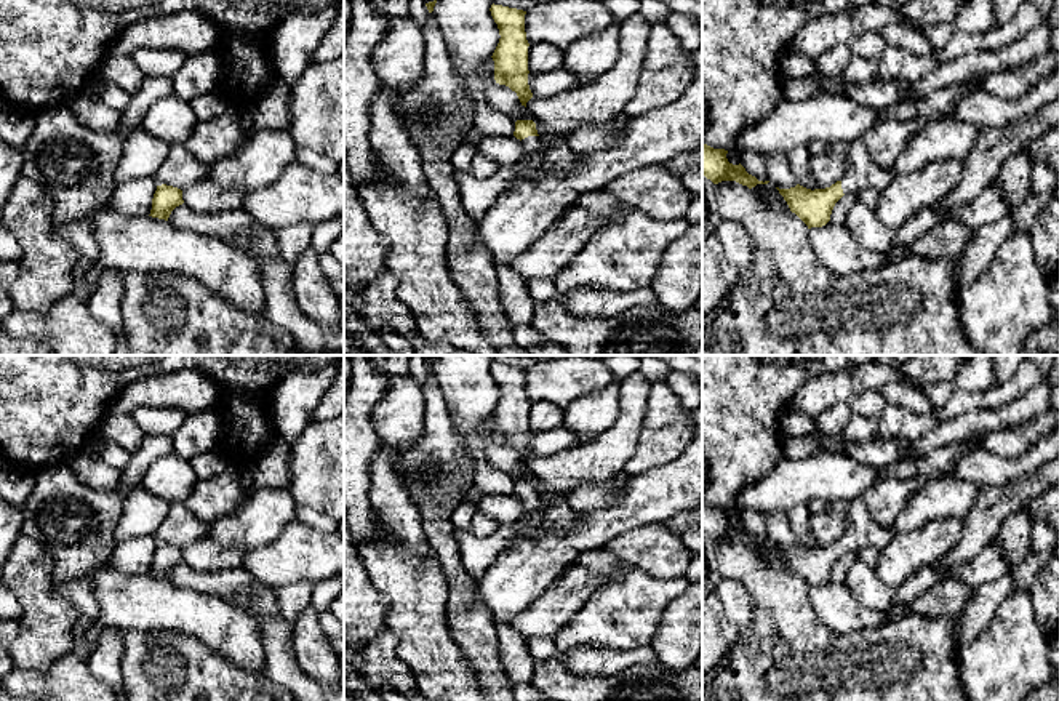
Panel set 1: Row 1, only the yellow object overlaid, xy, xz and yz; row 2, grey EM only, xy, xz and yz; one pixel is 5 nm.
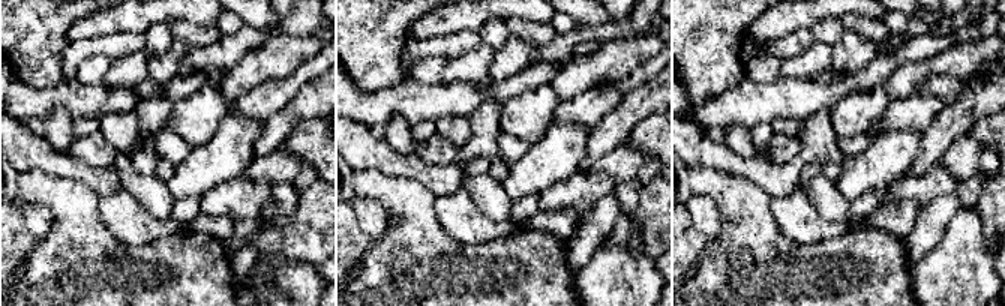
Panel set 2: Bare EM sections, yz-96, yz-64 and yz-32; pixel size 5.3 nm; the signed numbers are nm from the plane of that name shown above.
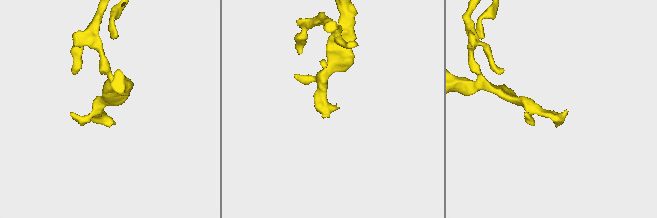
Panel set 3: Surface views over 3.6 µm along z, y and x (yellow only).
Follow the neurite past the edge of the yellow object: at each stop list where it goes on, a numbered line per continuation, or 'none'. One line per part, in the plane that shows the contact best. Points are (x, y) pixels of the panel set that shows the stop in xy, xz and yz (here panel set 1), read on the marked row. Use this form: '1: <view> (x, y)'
1: xz (530, 144)

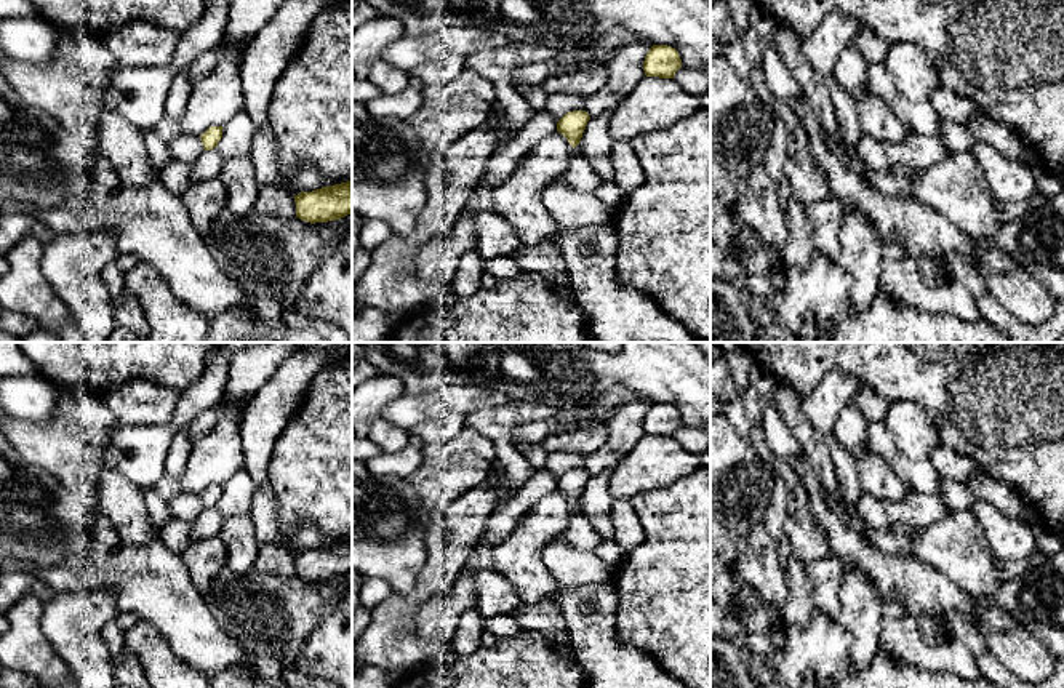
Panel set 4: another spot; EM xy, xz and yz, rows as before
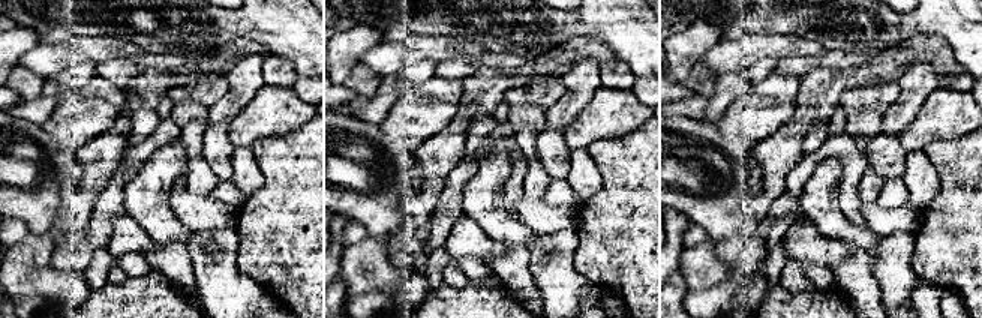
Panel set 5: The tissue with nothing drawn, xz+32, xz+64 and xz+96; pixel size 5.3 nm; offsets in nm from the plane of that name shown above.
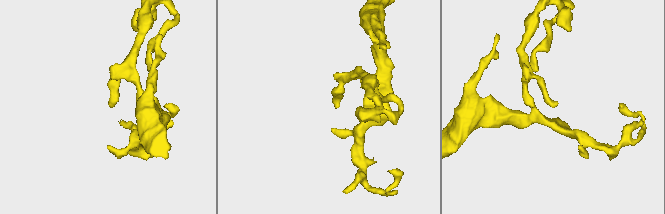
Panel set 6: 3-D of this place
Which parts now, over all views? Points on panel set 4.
none

